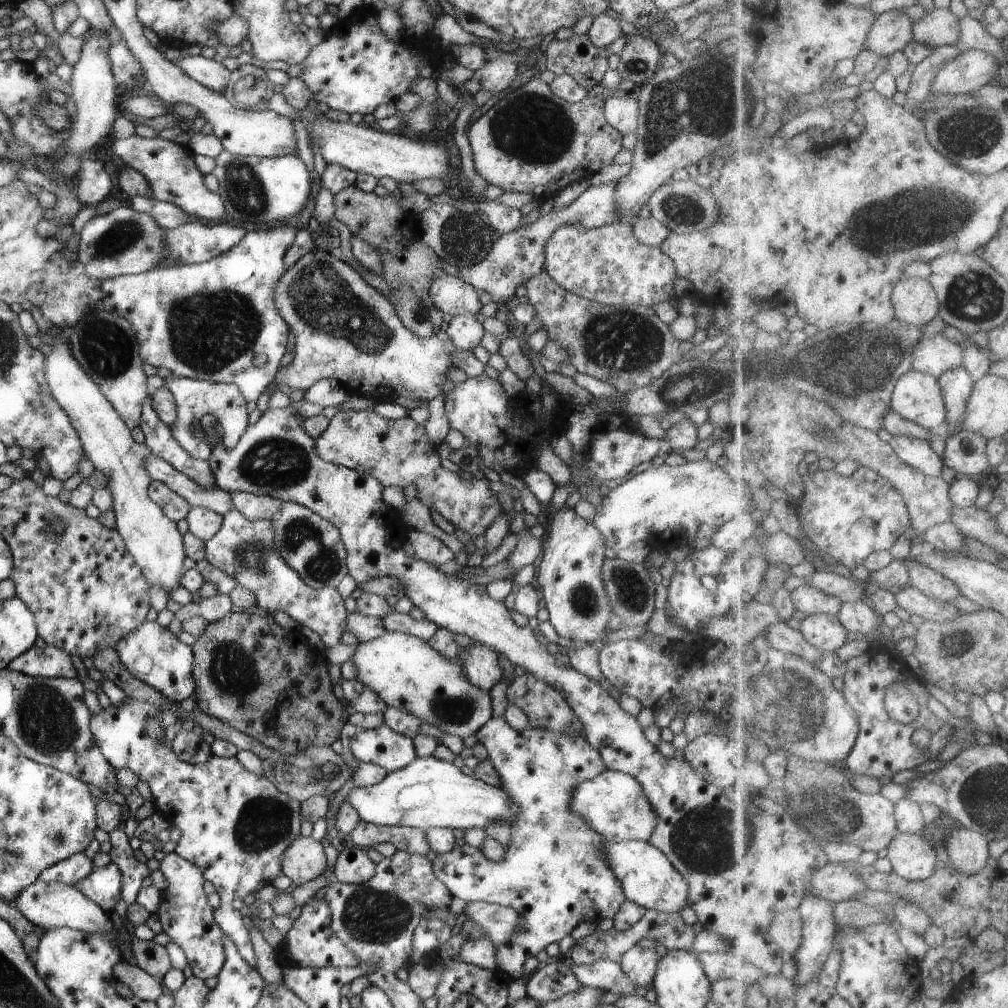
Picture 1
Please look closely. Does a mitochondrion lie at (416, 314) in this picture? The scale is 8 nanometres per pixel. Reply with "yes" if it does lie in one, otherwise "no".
yes

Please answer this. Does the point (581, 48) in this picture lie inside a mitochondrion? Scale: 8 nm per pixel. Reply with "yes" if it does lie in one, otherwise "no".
no

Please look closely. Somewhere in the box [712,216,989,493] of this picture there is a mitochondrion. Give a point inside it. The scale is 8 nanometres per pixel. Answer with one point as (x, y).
(853, 365)

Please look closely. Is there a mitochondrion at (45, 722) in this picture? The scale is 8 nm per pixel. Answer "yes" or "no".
yes

